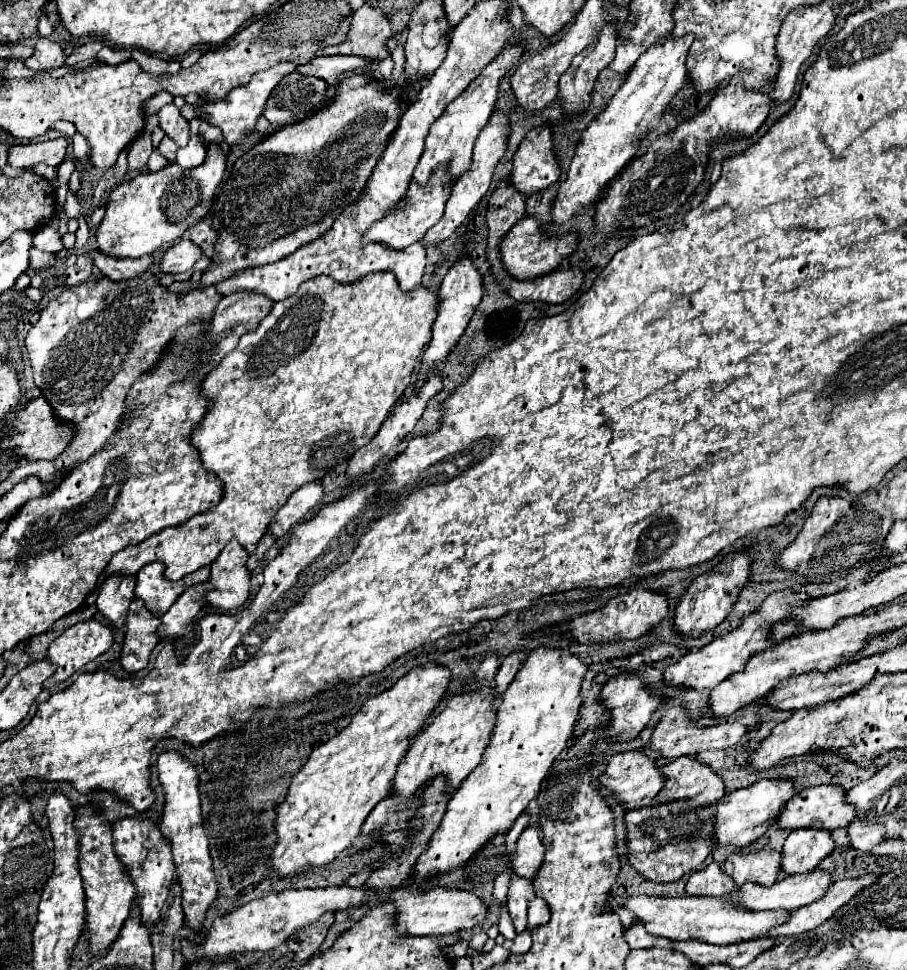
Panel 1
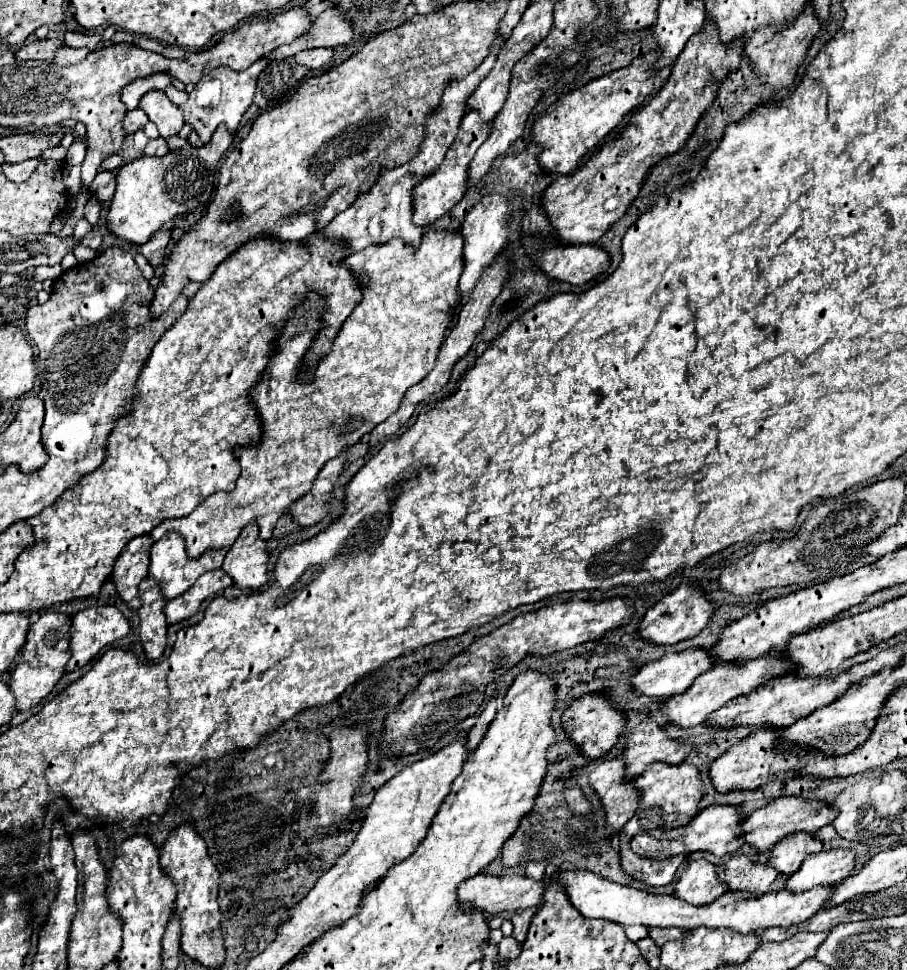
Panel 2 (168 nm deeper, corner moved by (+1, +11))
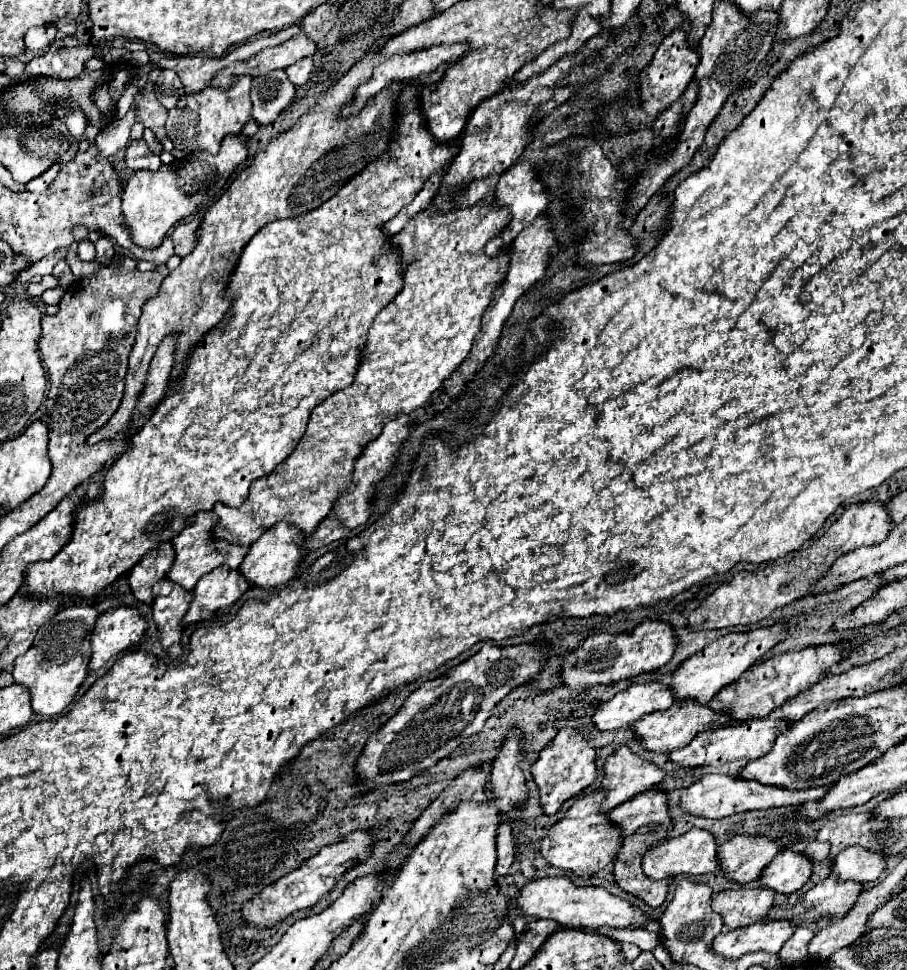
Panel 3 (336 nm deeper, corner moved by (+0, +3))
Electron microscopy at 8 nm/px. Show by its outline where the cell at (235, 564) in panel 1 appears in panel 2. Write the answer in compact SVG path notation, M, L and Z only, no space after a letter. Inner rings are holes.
M248 524L232 544L222 570L232 576L234 584L240 588L260 588L268 578L268 550L266 540L260 540L258 524Z

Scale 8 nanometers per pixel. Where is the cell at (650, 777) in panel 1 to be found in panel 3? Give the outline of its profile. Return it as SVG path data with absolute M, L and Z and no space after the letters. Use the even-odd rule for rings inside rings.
M603 788L579 796L575 804L565 812L567 816L547 830L541 842L541 854L549 864L563 870L573 870L577 876L593 876L617 856L621 848L621 828L617 828L617 824L611 824L609 816L601 812L603 800Z

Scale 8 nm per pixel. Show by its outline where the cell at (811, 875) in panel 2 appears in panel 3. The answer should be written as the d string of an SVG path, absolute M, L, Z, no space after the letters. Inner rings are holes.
M853 846L843 850L831 864L831 874L837 880L855 880L861 884L873 882L885 868L885 856Z

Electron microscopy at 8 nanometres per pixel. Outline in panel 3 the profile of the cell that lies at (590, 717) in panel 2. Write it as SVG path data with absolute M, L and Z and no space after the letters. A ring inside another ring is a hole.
M563 728L563 732L559 732L555 736L555 740L541 750L539 760L533 764L531 772L539 786L541 806L543 806L545 814L555 814L567 798L579 794L583 788L587 788L589 784L595 782L595 778L597 778L595 754L597 754L597 750L591 748L589 742L575 728Z

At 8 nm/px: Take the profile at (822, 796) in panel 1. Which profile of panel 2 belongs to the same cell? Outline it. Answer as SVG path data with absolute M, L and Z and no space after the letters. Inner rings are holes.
M782 796L776 798L772 804L756 810L752 816L748 816L744 820L744 824L740 826L744 840L756 850L756 852L766 852L770 848L774 848L782 838L796 834L796 832L806 832L806 834L814 834L818 832L822 826L832 824L832 820L836 818L836 812L832 812L830 806L826 804L816 804L816 802L806 802L800 800L798 796Z

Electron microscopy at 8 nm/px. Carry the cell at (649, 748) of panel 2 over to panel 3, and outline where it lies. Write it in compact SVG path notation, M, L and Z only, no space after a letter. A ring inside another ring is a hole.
M619 746L605 764L605 790L607 798L601 804L601 812L623 804L635 794L659 784L665 778L665 770L657 764L641 758L629 746Z

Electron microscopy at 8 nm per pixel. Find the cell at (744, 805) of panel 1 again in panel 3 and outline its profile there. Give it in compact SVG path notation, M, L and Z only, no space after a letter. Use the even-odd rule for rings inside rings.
M693 828L681 836L669 838L653 848L647 850L643 856L643 872L645 876L653 880L661 878L671 878L677 874L707 874L707 872L717 872L719 870L719 858L717 858L717 840L713 834L707 830Z

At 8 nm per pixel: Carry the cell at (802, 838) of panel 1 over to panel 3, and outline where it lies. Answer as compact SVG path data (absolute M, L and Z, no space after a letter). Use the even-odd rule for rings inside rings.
M785 850L773 858L771 864L767 864L761 872L761 886L773 888L775 892L781 894L791 894L799 890L811 876L813 872L813 862L805 854Z

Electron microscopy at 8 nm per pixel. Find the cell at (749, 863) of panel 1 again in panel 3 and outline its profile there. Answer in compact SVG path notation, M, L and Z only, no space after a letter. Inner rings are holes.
M739 888L713 894L713 910L723 916L727 930L755 924L763 920L773 906L771 888Z

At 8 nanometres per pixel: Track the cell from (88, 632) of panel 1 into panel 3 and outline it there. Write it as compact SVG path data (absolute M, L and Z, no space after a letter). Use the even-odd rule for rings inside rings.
M119 606L115 610L103 612L97 618L97 624L91 636L93 652L89 660L89 670L101 668L111 656L135 646L143 636L145 628L147 628L147 622L133 608Z

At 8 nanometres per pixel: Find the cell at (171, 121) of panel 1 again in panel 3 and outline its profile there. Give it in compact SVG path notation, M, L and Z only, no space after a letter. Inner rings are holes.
M147 92L143 96L137 94L135 96L135 112L137 112L135 116L137 116L139 124L143 124L145 128L151 128L159 140L167 138L167 128L165 128L167 110L157 100L155 92Z

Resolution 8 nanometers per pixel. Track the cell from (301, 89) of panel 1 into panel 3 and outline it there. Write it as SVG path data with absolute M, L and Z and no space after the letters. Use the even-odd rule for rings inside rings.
M273 70L265 76L253 78L251 102L253 120L259 124L271 124L279 112L293 100L297 86L287 78L285 70Z

